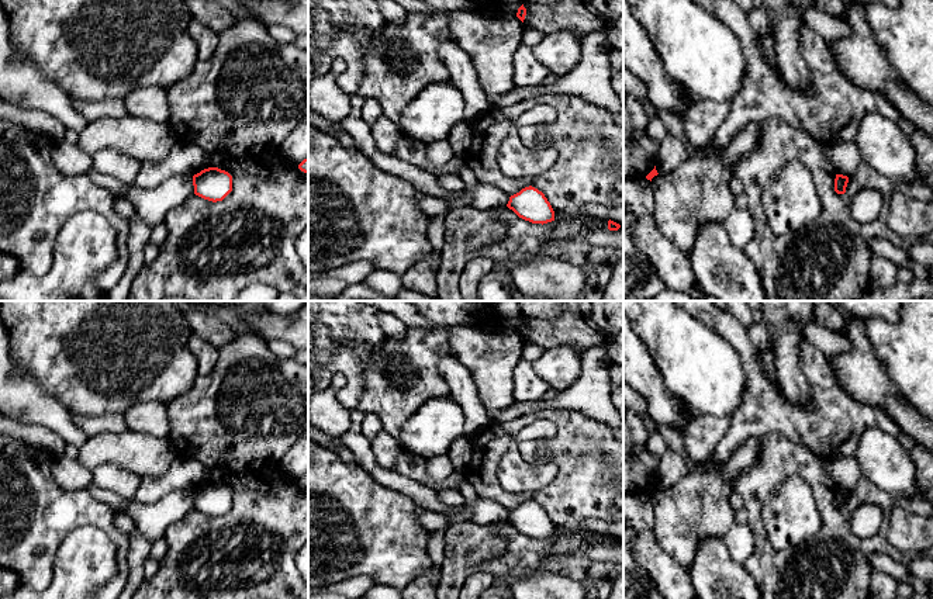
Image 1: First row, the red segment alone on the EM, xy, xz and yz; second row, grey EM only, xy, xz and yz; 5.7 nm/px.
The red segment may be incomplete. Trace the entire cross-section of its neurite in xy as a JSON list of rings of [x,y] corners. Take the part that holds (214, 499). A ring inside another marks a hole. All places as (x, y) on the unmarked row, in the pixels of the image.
[[[208,482],[193,491],[194,509],[217,517],[232,506],[232,491],[218,482]]]

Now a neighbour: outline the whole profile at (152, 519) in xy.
[[[176,489],[152,503],[129,499],[125,513],[132,517],[138,530],[152,544],[165,537],[165,530],[173,522],[182,520],[193,509],[193,491]]]

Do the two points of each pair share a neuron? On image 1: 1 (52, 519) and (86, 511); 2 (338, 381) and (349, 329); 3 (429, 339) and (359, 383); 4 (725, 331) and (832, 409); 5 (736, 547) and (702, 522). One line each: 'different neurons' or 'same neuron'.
1: same neuron
2: different neurons
3: different neurons
4: same neuron
5: different neurons

